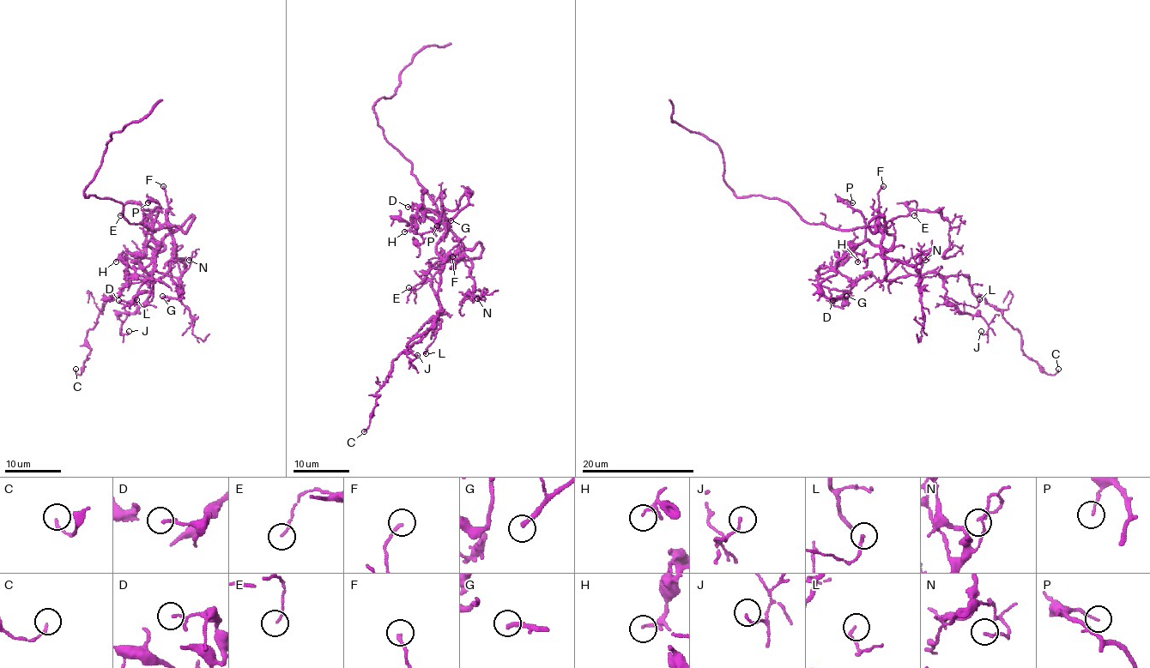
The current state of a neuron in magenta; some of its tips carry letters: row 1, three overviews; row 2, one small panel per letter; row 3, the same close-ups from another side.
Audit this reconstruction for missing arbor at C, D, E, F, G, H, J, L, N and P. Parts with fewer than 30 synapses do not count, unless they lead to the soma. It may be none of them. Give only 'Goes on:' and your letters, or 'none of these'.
Goes on: G

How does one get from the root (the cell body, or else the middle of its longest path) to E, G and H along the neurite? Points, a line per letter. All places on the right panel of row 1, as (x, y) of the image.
E: (868, 226), (884, 225), (888, 220), (907, 215), (907, 205), (911, 201), (916, 204), (914, 215)
G: (868, 226), (890, 233), (894, 244), (884, 250), (865, 240), (837, 262), (820, 291), (846, 296)
H: (868, 226), (890, 233), (894, 244), (884, 250), (865, 240), (834, 268), (850, 257), (857, 261)

